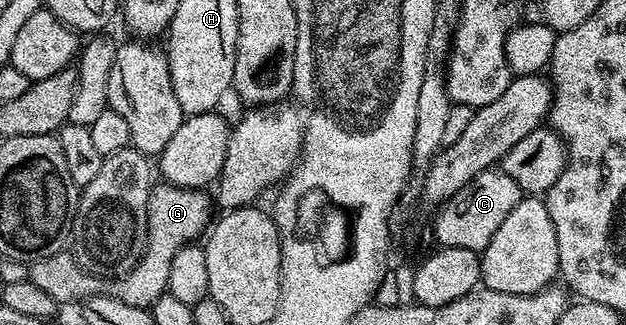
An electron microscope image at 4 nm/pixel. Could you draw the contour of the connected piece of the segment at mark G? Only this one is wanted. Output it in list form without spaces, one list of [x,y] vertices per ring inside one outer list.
[[[157,182],[152,185],[146,222],[146,248],[138,264],[125,276],[114,279],[107,288],[108,295],[127,302],[127,306],[152,309],[153,303],[169,287],[171,262],[183,246],[200,241],[210,227],[209,215],[215,212],[210,193],[200,188],[180,188]]]

